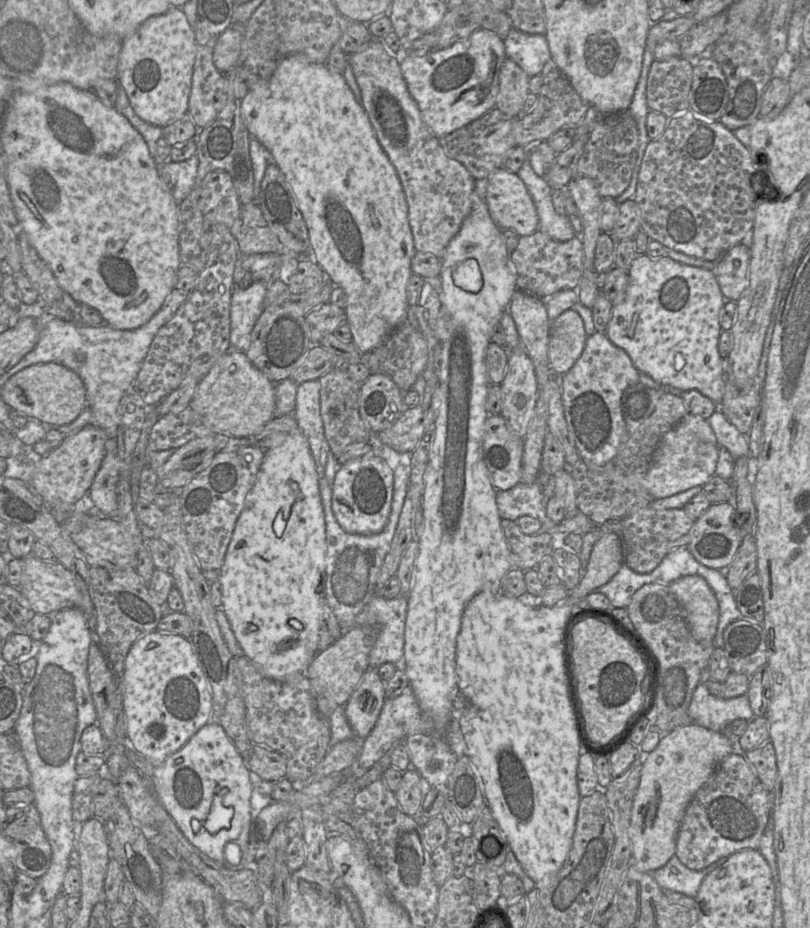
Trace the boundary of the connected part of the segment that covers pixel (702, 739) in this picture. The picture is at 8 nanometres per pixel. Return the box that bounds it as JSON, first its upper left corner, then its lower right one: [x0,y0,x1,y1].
[629,723,737,873]

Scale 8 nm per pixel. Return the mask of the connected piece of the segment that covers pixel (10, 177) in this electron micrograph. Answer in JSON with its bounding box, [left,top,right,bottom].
[1,82,180,330]

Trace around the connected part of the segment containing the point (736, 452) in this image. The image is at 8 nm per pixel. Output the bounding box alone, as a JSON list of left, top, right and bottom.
[707,409,748,459]

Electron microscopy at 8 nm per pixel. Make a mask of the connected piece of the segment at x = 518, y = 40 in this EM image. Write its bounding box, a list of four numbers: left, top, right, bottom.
[503,28,552,78]

